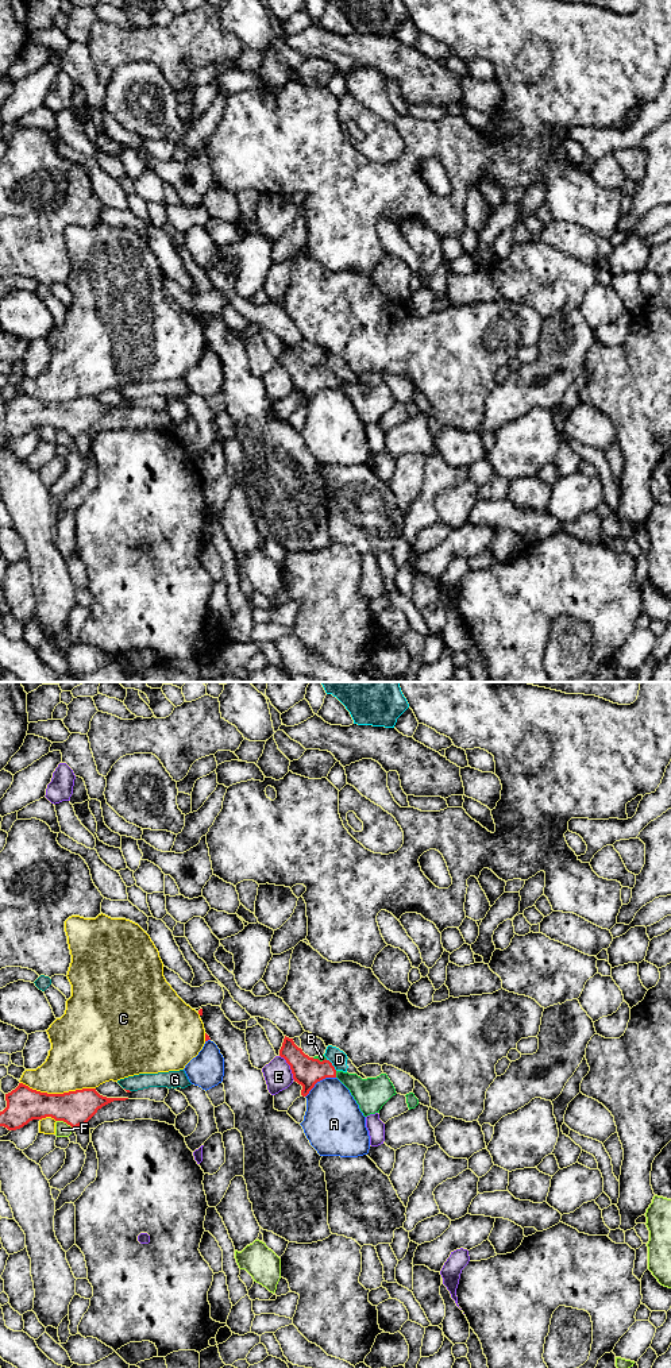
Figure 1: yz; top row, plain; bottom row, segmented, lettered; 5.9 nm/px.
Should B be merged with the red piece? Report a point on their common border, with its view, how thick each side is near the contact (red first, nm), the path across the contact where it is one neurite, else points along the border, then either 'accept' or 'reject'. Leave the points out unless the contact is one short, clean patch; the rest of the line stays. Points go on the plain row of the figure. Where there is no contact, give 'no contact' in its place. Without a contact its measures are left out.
meets red in yz at (335, 382); 180 nm thick on the red side, 190 nm on the other; runs through yz (307, 380), (335, 382), (351, 389), (370, 403); accept

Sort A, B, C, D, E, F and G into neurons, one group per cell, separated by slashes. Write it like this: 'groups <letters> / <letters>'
groups A / B / C / D / E / F / G

